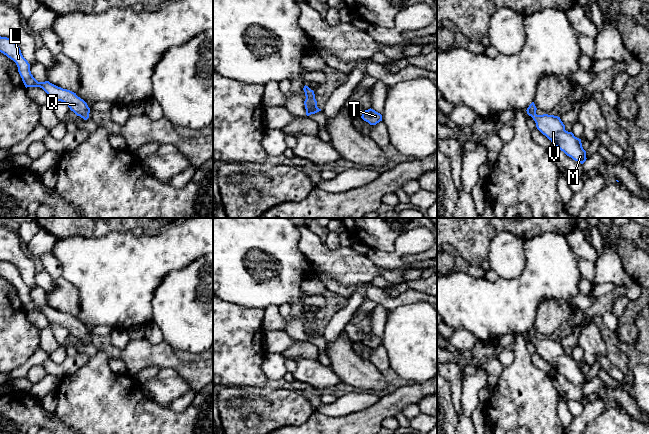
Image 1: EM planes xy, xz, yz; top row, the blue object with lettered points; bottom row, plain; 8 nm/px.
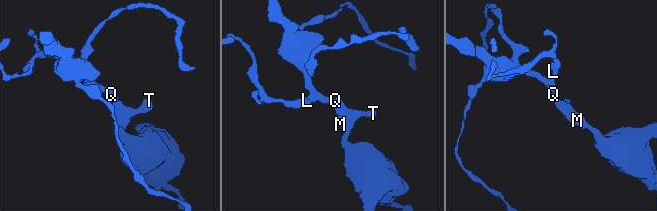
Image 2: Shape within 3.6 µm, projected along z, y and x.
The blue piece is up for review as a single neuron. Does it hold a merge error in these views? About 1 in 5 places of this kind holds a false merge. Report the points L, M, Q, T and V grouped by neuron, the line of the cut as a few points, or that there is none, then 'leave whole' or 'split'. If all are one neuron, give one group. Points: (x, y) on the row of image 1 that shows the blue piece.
groups L M Q T V; cut none; leave whole

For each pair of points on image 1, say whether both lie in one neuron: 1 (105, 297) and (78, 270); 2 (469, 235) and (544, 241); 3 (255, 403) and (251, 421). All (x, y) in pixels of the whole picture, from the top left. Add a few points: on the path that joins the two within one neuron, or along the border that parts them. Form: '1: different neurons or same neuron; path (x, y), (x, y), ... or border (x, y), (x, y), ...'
1: same neuron; path (98, 290), (85, 277)
2: different neurons; border (547, 231), (527, 238), (524, 241)
3: different neurons; border (259, 417), (250, 413), (243, 421)

